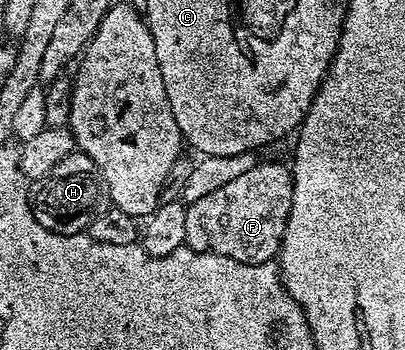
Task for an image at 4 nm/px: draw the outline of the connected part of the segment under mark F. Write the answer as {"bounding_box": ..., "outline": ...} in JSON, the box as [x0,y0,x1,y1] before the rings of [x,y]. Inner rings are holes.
{"bounding_box":[184,160,292,264],"outline":[[[258,160],[248,172],[241,173],[236,180],[221,185],[220,188],[206,196],[189,203],[186,208],[184,232],[186,246],[200,254],[219,254],[228,256],[237,262],[264,264],[274,262],[278,249],[284,240],[284,228],[288,224],[288,212],[292,208],[292,176],[290,166],[282,162],[264,162]]]}

